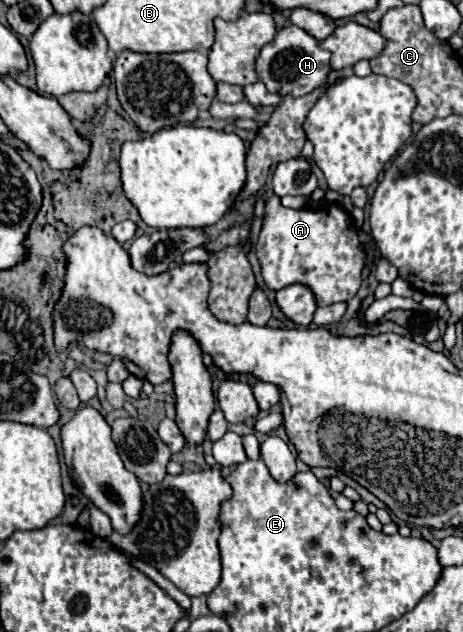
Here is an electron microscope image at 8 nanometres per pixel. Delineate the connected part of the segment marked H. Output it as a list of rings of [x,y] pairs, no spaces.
[[[286,24],[280,28],[272,42],[268,42],[260,56],[256,58],[256,72],[258,78],[266,84],[268,92],[282,94],[282,96],[304,96],[310,94],[314,88],[320,88],[326,84],[330,74],[330,52],[320,48],[320,42],[314,40],[308,32],[294,24]]]

